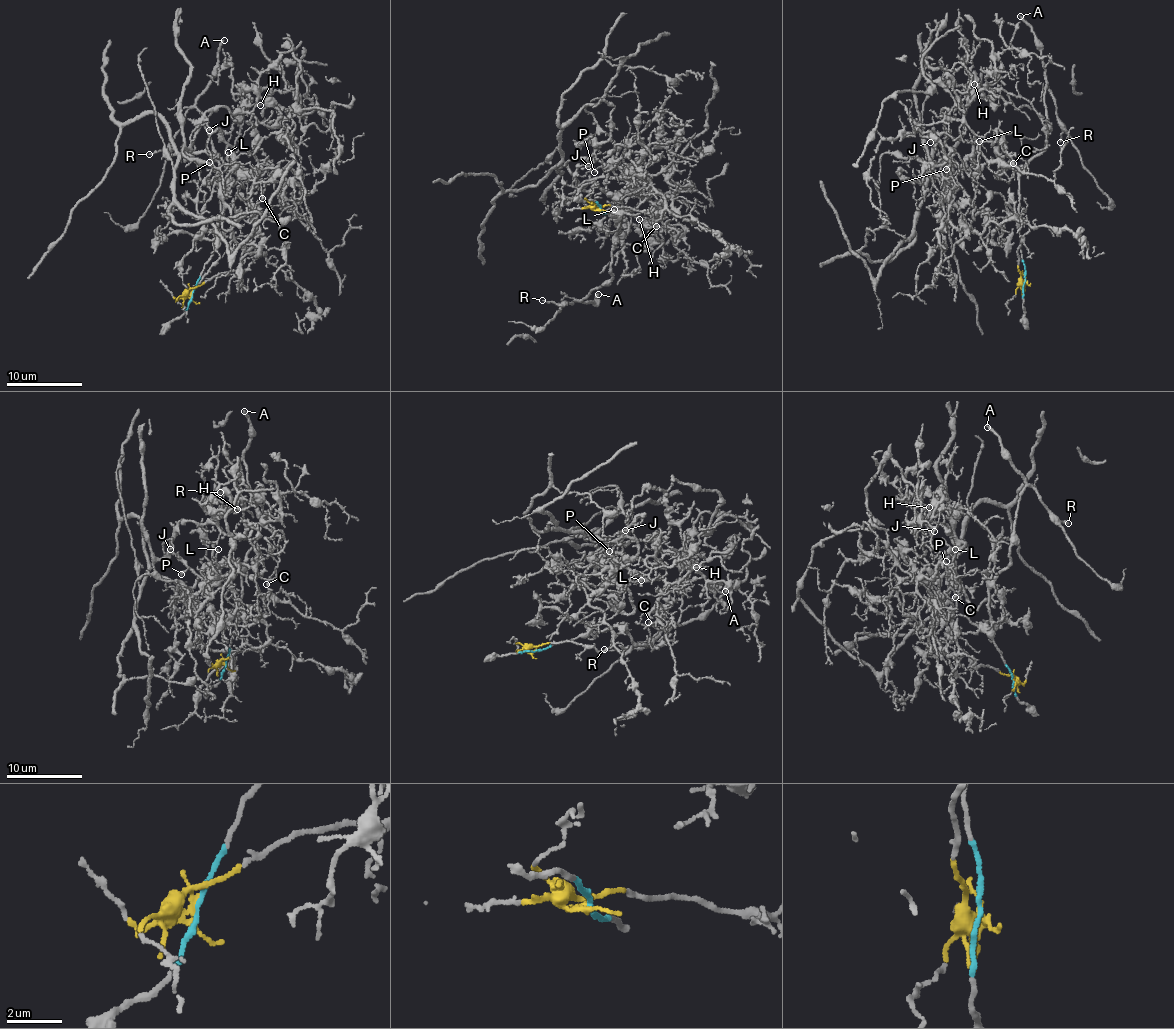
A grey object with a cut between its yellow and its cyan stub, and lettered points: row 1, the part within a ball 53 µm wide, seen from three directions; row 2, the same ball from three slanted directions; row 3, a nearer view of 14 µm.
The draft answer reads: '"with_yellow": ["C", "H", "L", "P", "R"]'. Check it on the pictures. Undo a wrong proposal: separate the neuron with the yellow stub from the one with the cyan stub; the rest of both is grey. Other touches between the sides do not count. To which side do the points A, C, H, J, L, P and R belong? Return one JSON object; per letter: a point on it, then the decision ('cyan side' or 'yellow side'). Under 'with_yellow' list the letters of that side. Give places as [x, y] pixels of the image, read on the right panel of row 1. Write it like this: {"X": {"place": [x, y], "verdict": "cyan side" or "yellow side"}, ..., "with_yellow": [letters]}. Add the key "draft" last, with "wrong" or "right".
{"A": {"place": [1020, 16], "verdict": "cyan side"}, "C": {"place": [1013, 163], "verdict": "yellow side"}, "H": {"place": [974, 84], "verdict": "yellow side"}, "J": {"place": [930, 142], "verdict": "yellow side"}, "L": {"place": [979, 141], "verdict": "yellow side"}, "P": {"place": [946, 169], "verdict": "yellow side"}, "R": {"place": [1060, 142], "verdict": "cyan side"}, "with_yellow": ["C", "H", "J", "L", "P"], "draft": "wrong"}

